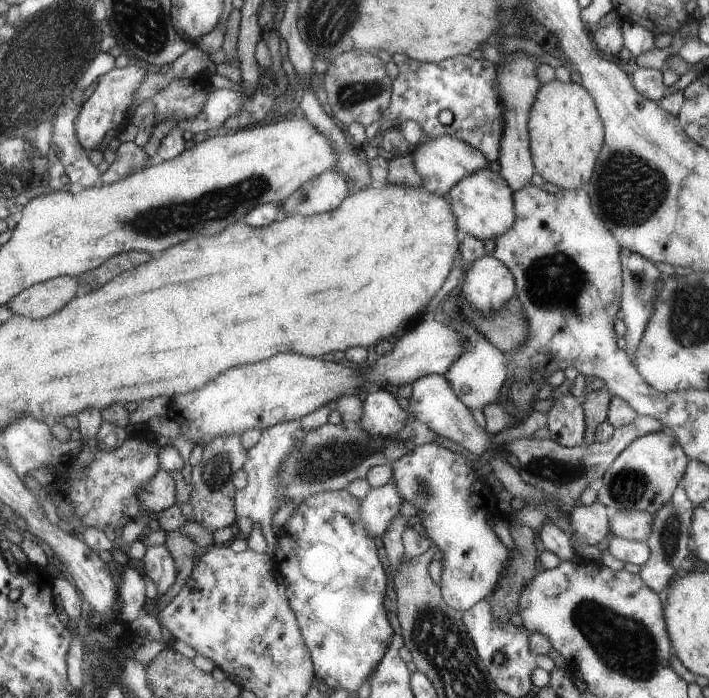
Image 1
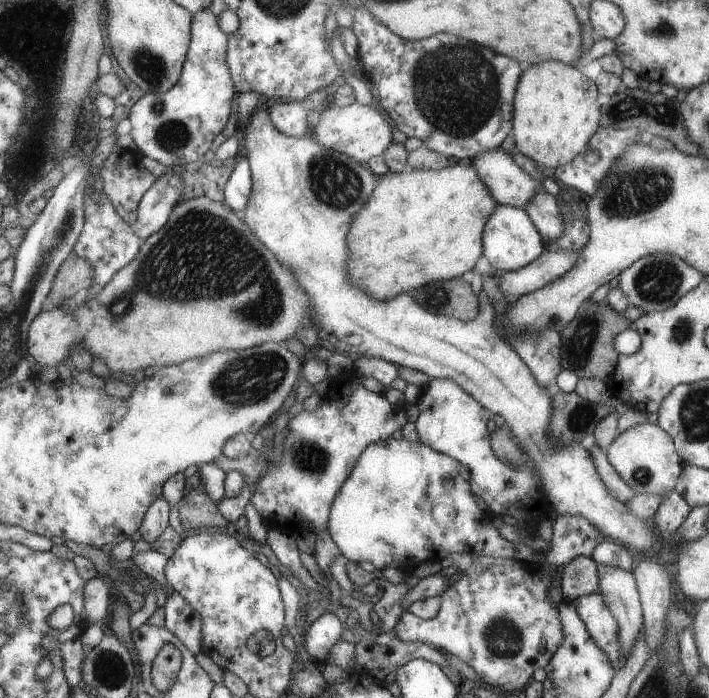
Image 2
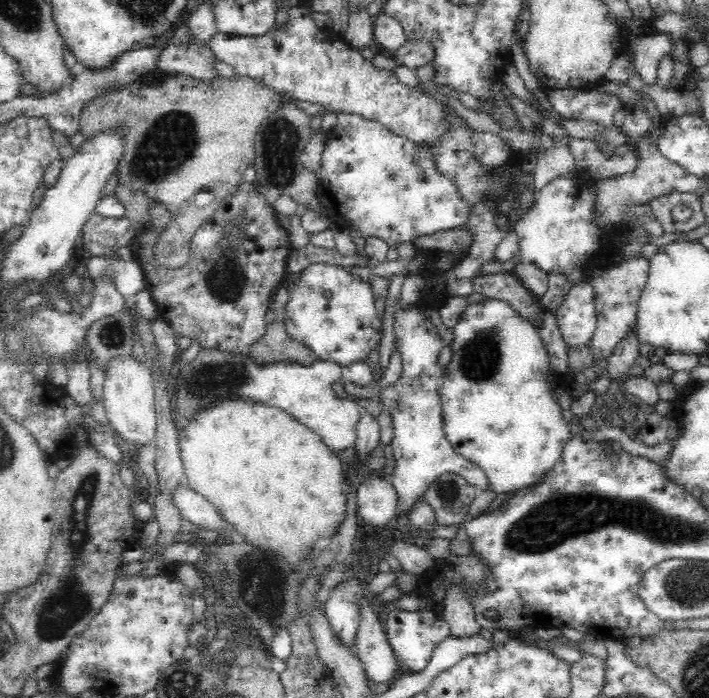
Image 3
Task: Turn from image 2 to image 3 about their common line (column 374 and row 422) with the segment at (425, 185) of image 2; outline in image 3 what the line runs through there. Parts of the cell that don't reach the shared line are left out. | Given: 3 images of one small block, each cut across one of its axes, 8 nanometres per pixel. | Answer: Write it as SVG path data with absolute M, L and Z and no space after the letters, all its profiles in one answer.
M224 400L198 410L194 414L194 422L190 422L186 430L180 427L178 436L187 485L211 502L237 535L255 548L276 552L292 566L298 566L304 556L311 557L312 550L317 548L318 538L324 538L324 534L326 538L334 536L342 525L348 507L342 492L344 462L328 450L326 443L314 431L298 424L287 412L262 402Z

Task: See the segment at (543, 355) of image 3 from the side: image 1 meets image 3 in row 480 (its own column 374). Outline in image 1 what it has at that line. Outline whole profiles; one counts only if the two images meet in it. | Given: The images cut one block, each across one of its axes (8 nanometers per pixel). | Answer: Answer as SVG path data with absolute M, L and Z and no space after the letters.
M393 480L382 487L370 488L360 500L360 519L373 538L381 538L388 522L398 514L401 504L399 491Z

